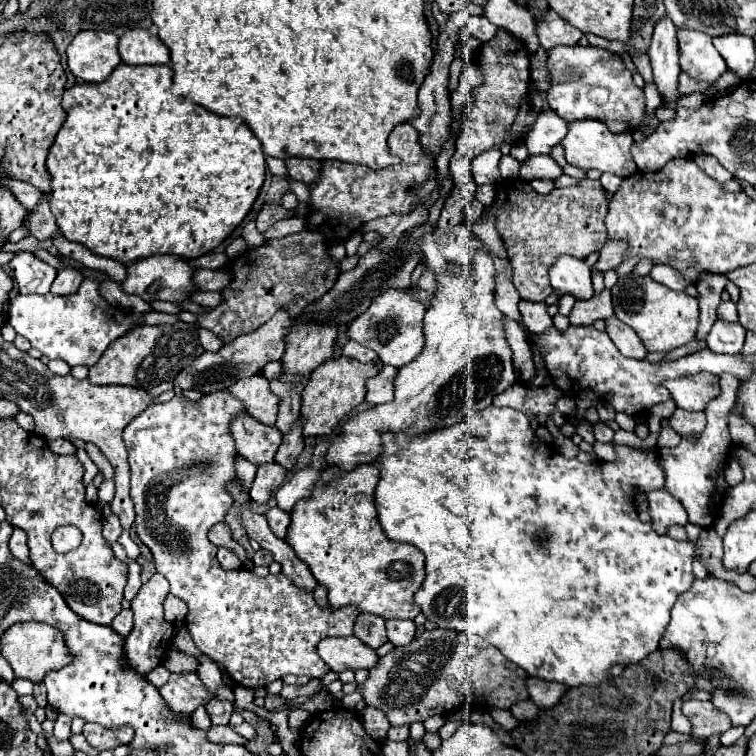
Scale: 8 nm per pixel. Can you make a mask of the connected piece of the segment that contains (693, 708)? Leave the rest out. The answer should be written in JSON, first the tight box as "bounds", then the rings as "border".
{"bounds":[682,700,732,738],"border":[[[686,700],[682,704],[682,712],[692,722],[692,736],[696,738],[708,738],[712,734],[722,734],[732,726],[730,718],[718,708],[714,708],[712,702]]]}

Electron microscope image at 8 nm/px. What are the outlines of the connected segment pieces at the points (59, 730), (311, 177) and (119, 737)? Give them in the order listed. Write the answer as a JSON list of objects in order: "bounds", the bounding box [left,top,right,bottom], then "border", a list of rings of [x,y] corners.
[{"bounds":[54,714,72,740],"border":[[[58,714],[56,726],[54,726],[54,736],[56,736],[58,740],[68,740],[68,738],[70,738],[70,722],[72,722],[70,716]]]},{"bounds":[286,158,322,186],"border":[[[288,158],[286,166],[292,180],[298,180],[302,184],[306,182],[308,186],[312,186],[318,180],[320,168],[322,168],[318,160],[306,160],[306,158]]]},{"bounds":[82,724,134,750],"border":[[[86,724],[82,734],[86,736],[86,742],[96,750],[114,750],[120,744],[128,744],[134,738],[132,728],[102,728],[100,724]]]}]

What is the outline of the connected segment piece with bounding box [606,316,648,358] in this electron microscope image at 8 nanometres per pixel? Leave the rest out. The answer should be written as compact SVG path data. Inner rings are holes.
M616 316L608 318L606 320L606 332L610 336L610 340L616 344L616 348L624 354L624 356L630 356L630 358L646 358L646 348L642 344L642 340L638 338L638 334L622 324L622 320L618 320Z

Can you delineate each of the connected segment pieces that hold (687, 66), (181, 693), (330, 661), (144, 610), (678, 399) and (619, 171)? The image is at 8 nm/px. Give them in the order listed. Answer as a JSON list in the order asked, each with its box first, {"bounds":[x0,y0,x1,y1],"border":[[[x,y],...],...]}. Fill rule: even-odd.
[{"bounds":[678,30,728,84],"border":[[[678,30],[678,54],[682,72],[694,80],[712,84],[728,70],[712,38],[698,30]]]},{"bounds":[160,674,214,716],"border":[[[172,674],[170,684],[160,688],[160,694],[164,696],[164,702],[170,710],[174,710],[174,716],[190,716],[198,706],[206,706],[214,696],[198,674]]]},{"bounds":[316,636,378,672],"border":[[[354,636],[348,638],[326,638],[316,646],[318,656],[334,670],[344,672],[346,668],[358,670],[358,668],[372,668],[378,664],[378,656],[372,648],[366,644],[360,644]]]},{"bounds":[124,574,174,676],"border":[[[154,574],[136,594],[132,600],[132,612],[134,612],[134,628],[132,632],[124,638],[124,662],[130,670],[134,670],[140,676],[148,676],[160,662],[162,656],[170,650],[172,646],[172,636],[174,636],[174,626],[164,618],[164,598],[168,596],[168,582],[164,576]]]},{"bounds":[666,372,720,412],"border":[[[708,372],[692,378],[668,380],[666,388],[670,390],[672,400],[678,404],[678,408],[684,408],[688,412],[704,412],[706,404],[720,392],[718,376],[712,376]]]},{"bounds":[560,120,636,178],"border":[[[580,120],[580,122],[568,122],[568,134],[560,142],[564,148],[566,162],[572,166],[578,166],[582,170],[596,168],[600,172],[610,172],[620,178],[626,178],[636,172],[636,164],[630,156],[630,146],[632,146],[632,134],[622,132],[622,134],[612,134],[602,122],[598,120]]]}]

